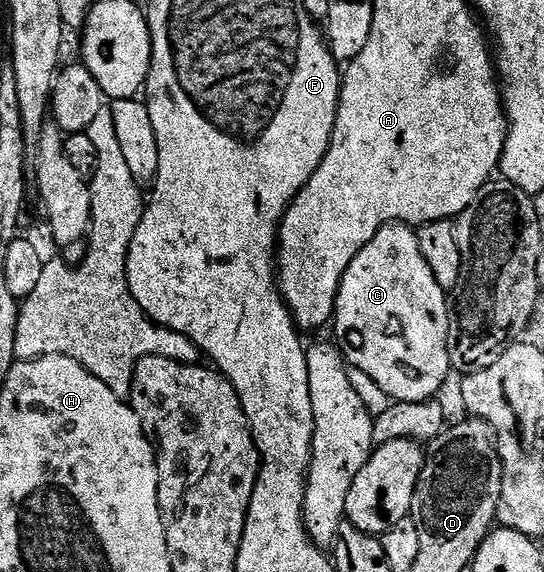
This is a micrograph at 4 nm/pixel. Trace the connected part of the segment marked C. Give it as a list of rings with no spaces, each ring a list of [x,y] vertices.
[[[390,224],[379,228],[379,232],[375,232],[373,239],[361,249],[359,256],[355,256],[355,260],[351,260],[351,264],[339,284],[337,309],[333,311],[331,330],[337,333],[335,342],[346,363],[348,363],[350,367],[372,374],[375,381],[379,384],[379,388],[383,388],[383,392],[387,392],[387,396],[393,402],[428,402],[438,397],[437,393],[440,392],[441,385],[445,382],[445,377],[451,374],[449,364],[450,313],[451,302],[447,297],[447,292],[439,284],[439,280],[435,280],[435,272],[431,272],[427,260],[423,260],[423,252],[419,248],[419,240],[417,239],[417,230],[409,224]]]

